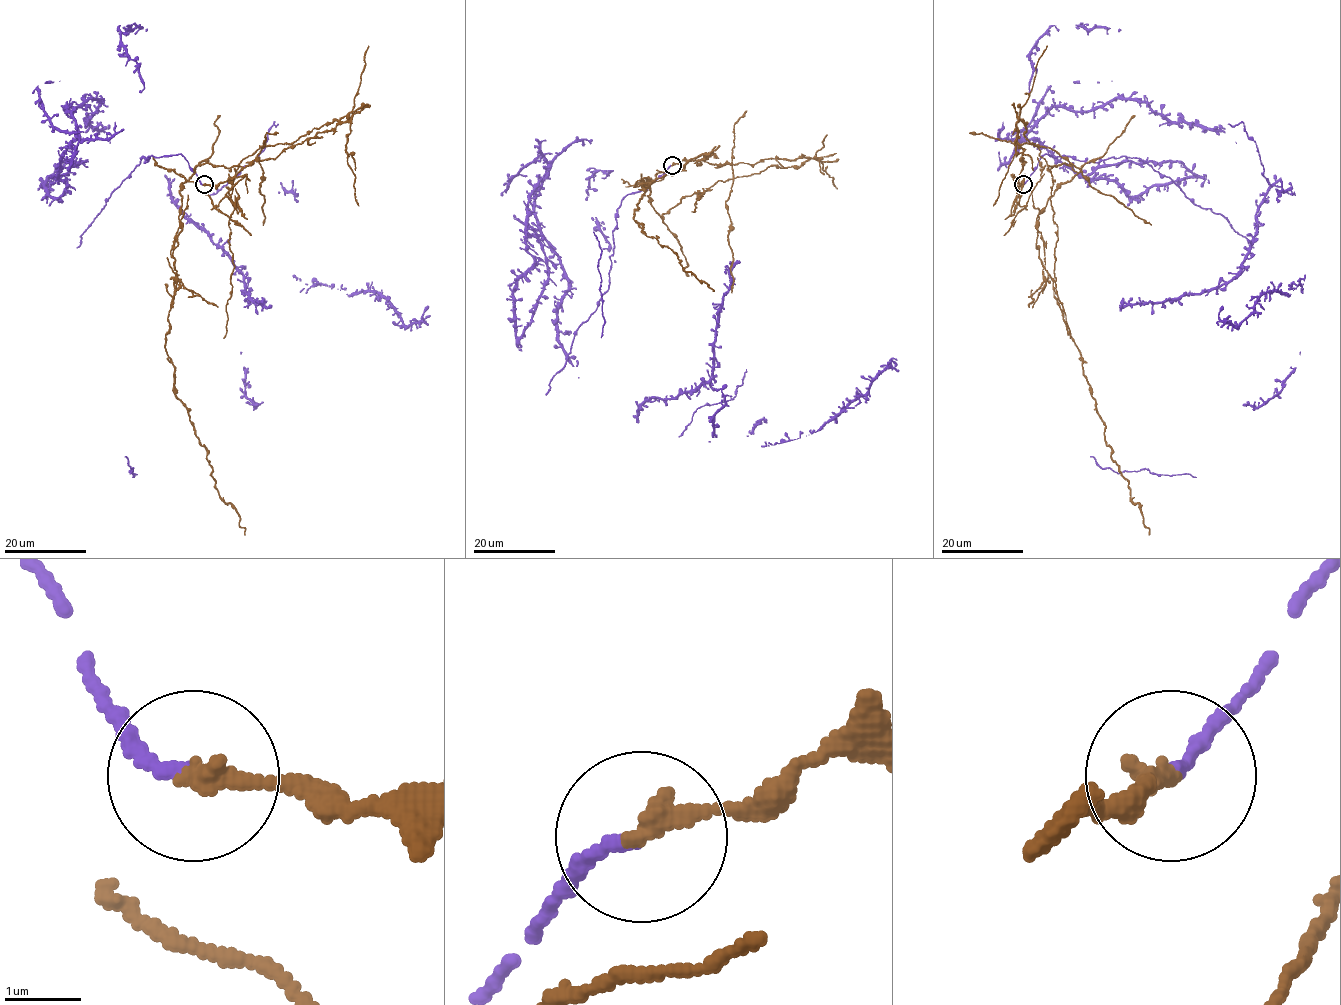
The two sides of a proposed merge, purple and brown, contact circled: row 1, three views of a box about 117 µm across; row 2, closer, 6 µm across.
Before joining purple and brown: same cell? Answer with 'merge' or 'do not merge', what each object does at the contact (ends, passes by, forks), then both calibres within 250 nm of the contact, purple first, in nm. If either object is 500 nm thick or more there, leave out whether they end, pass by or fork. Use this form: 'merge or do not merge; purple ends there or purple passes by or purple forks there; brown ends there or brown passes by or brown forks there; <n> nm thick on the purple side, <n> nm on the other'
do not merge; purple ends there; brown ends there; 180 nm thick on the purple side, 280 nm on the other

